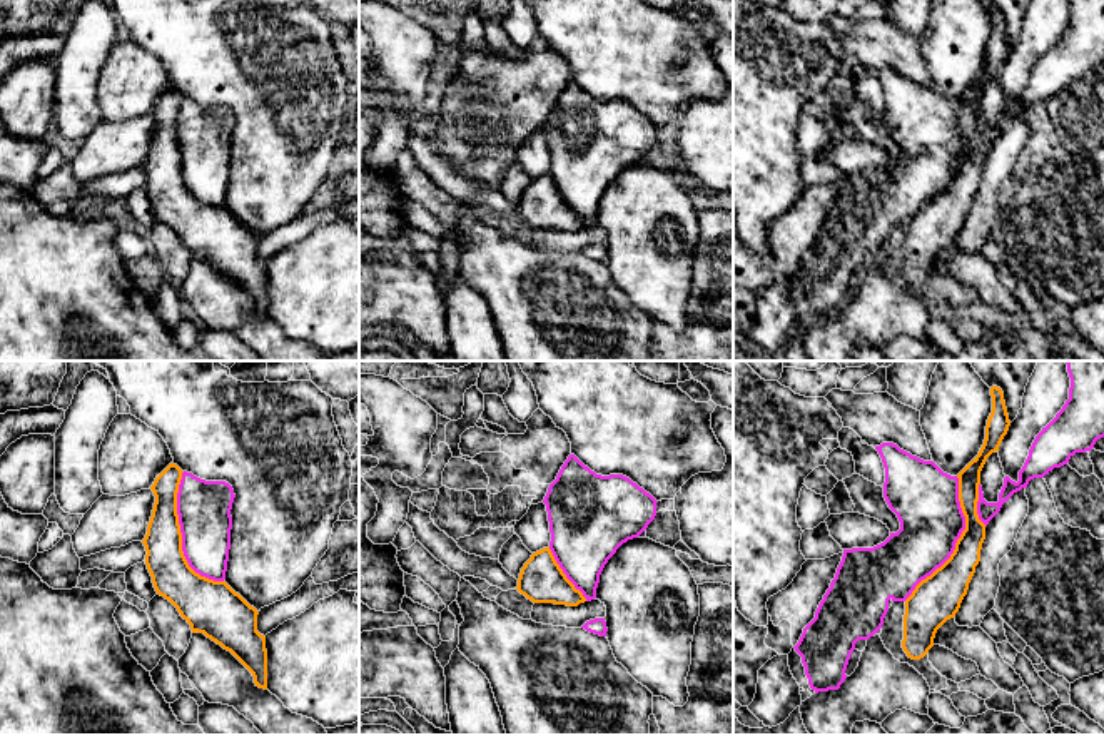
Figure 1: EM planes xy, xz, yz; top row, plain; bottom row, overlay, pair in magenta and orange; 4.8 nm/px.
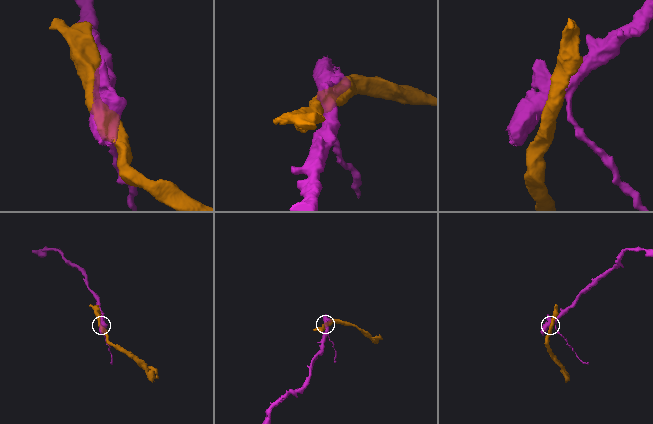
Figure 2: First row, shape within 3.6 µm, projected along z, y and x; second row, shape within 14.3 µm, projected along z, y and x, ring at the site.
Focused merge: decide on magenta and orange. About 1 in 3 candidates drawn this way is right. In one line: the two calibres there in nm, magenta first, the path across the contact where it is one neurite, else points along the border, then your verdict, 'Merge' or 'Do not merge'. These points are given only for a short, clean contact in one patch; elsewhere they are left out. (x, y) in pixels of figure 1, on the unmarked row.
Thickness 320 nm (magenta) against 190 nm. Do not merge

